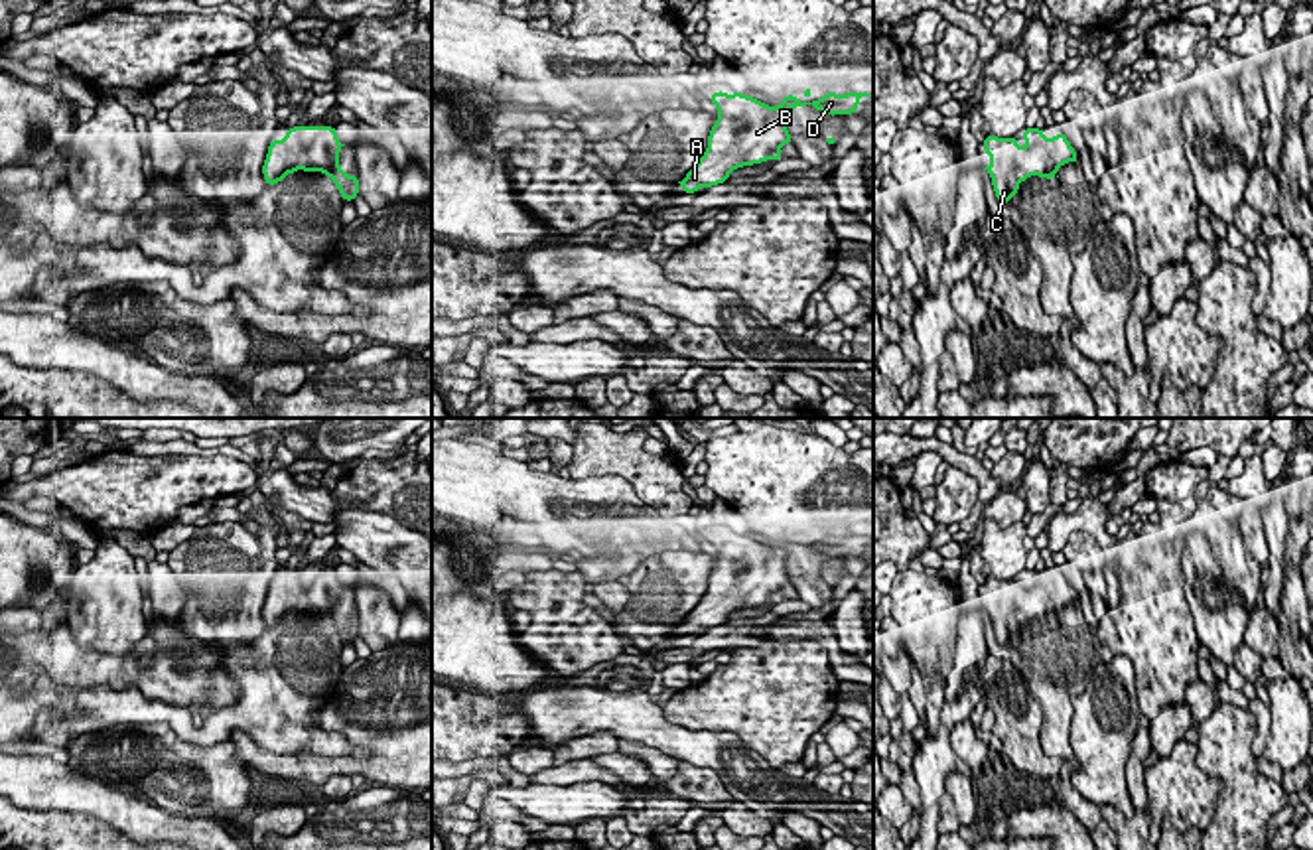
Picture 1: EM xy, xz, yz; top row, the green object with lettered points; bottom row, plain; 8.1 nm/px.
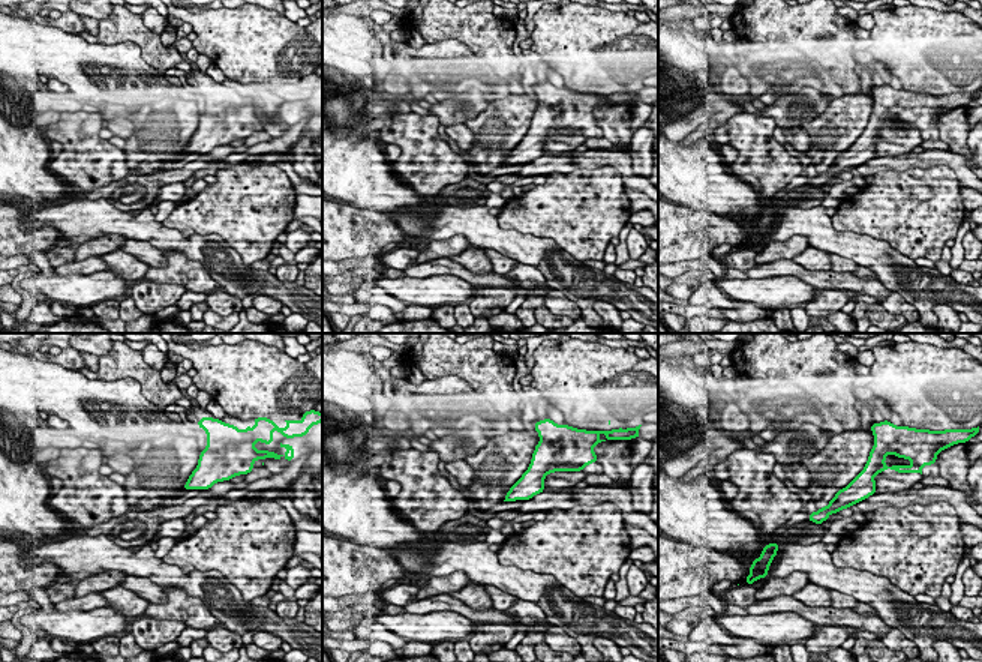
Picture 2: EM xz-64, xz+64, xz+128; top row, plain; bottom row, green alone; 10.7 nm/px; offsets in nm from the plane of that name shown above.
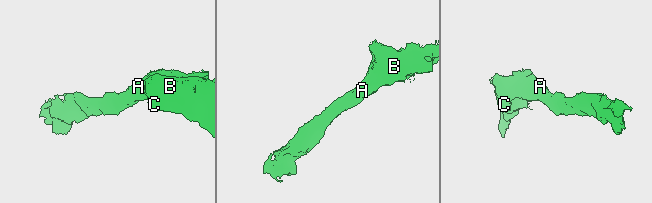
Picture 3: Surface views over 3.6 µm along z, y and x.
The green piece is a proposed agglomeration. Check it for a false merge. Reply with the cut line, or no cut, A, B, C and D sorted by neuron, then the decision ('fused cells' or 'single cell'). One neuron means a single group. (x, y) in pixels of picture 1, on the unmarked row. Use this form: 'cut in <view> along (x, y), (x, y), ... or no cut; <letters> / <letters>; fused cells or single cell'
no cut; A B C D; single cell

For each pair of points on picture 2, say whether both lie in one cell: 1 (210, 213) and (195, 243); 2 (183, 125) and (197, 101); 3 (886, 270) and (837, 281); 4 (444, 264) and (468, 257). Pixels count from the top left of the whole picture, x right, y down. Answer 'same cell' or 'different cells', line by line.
1: different cells
2: different cells
3: different cells
4: different cells

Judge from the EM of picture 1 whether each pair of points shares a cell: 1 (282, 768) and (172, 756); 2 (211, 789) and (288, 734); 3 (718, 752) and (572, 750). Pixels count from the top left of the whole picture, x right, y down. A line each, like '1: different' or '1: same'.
1: different
2: different
3: different

